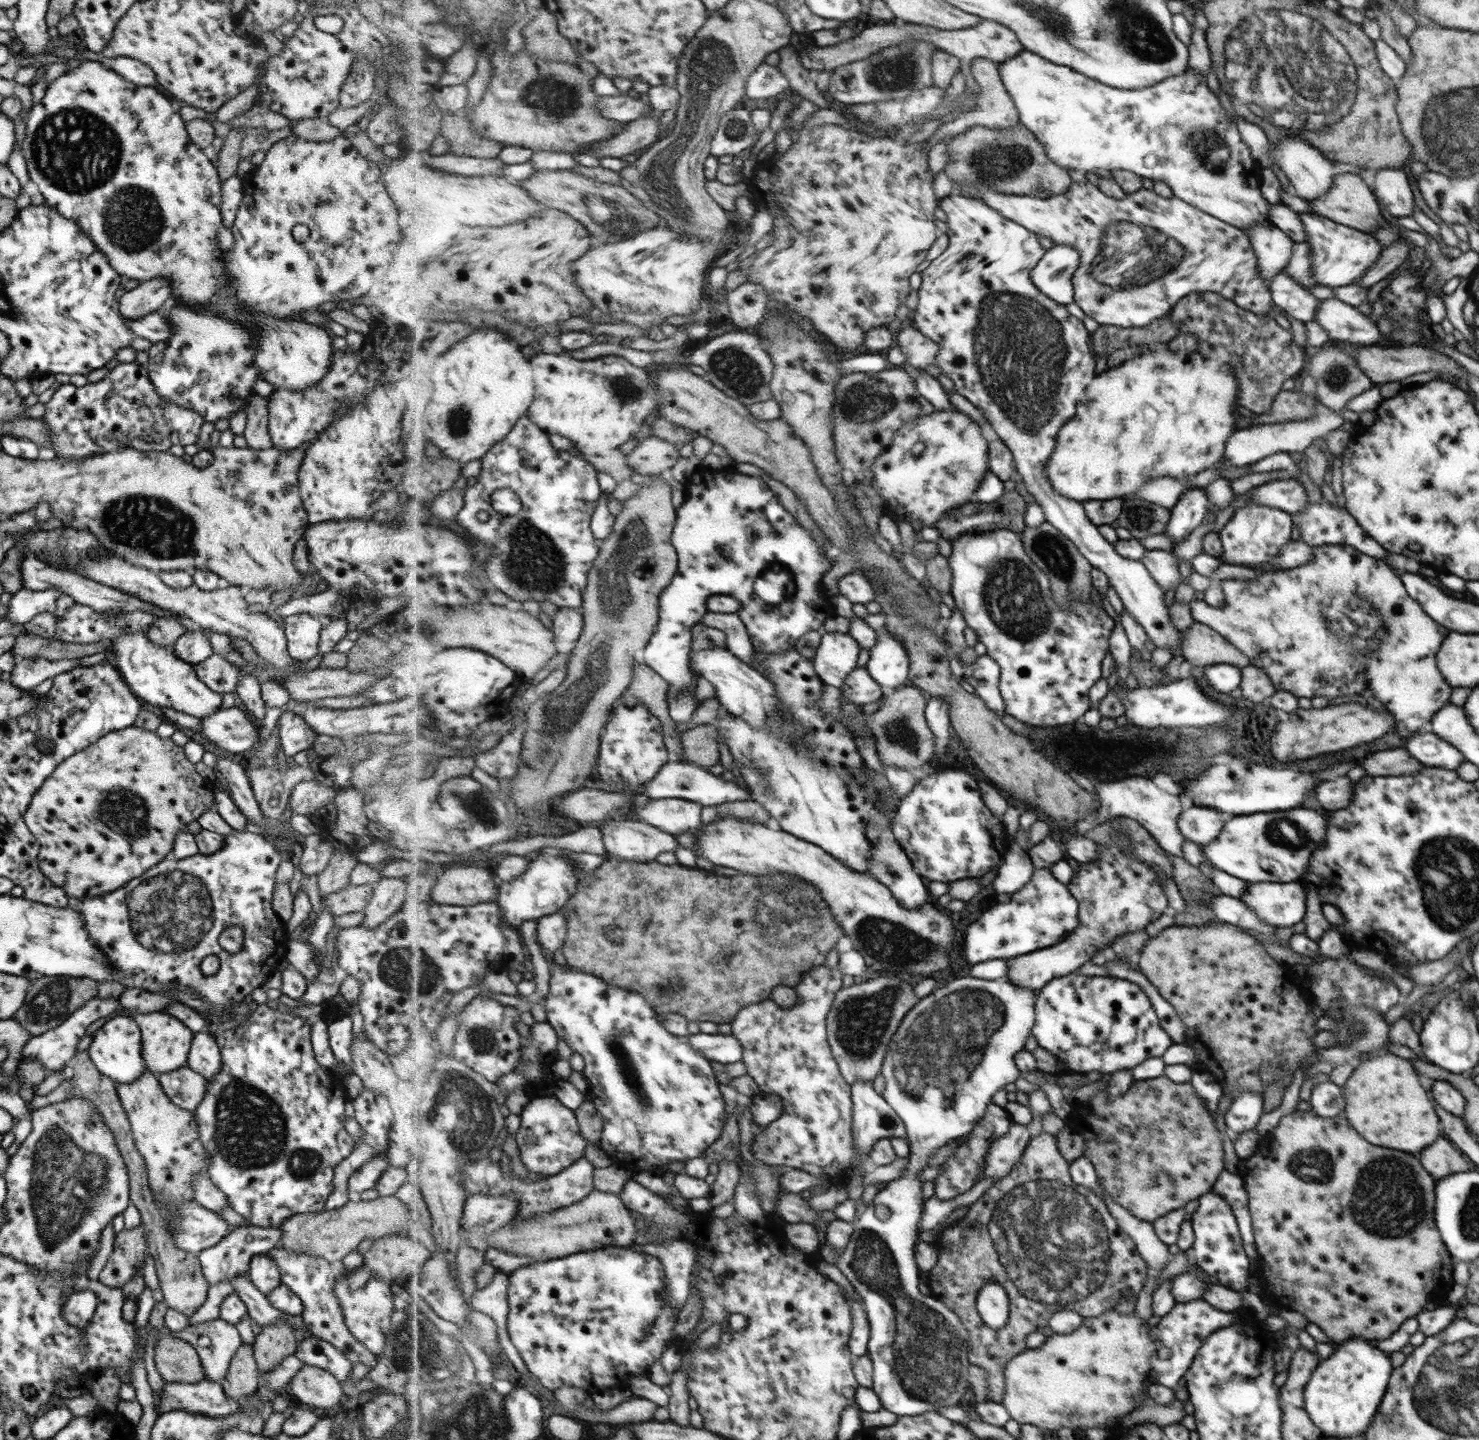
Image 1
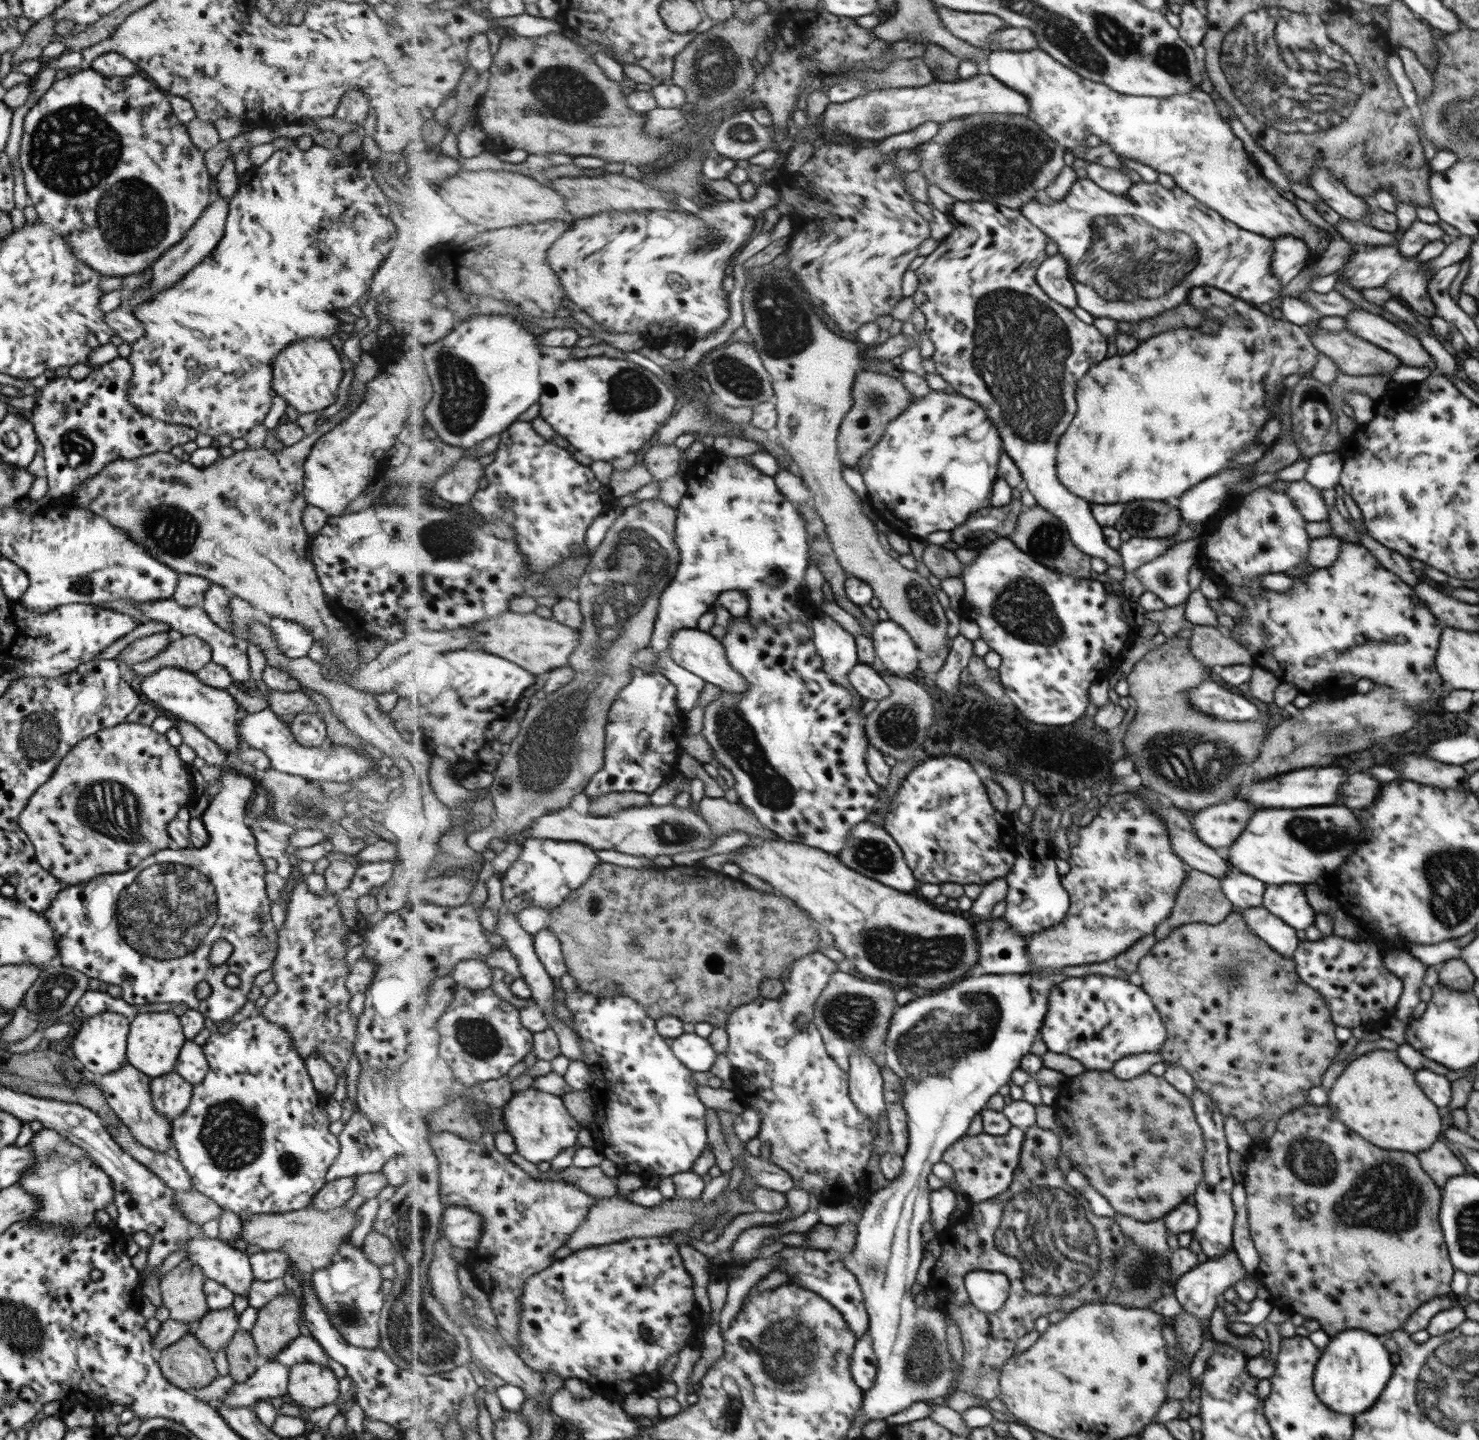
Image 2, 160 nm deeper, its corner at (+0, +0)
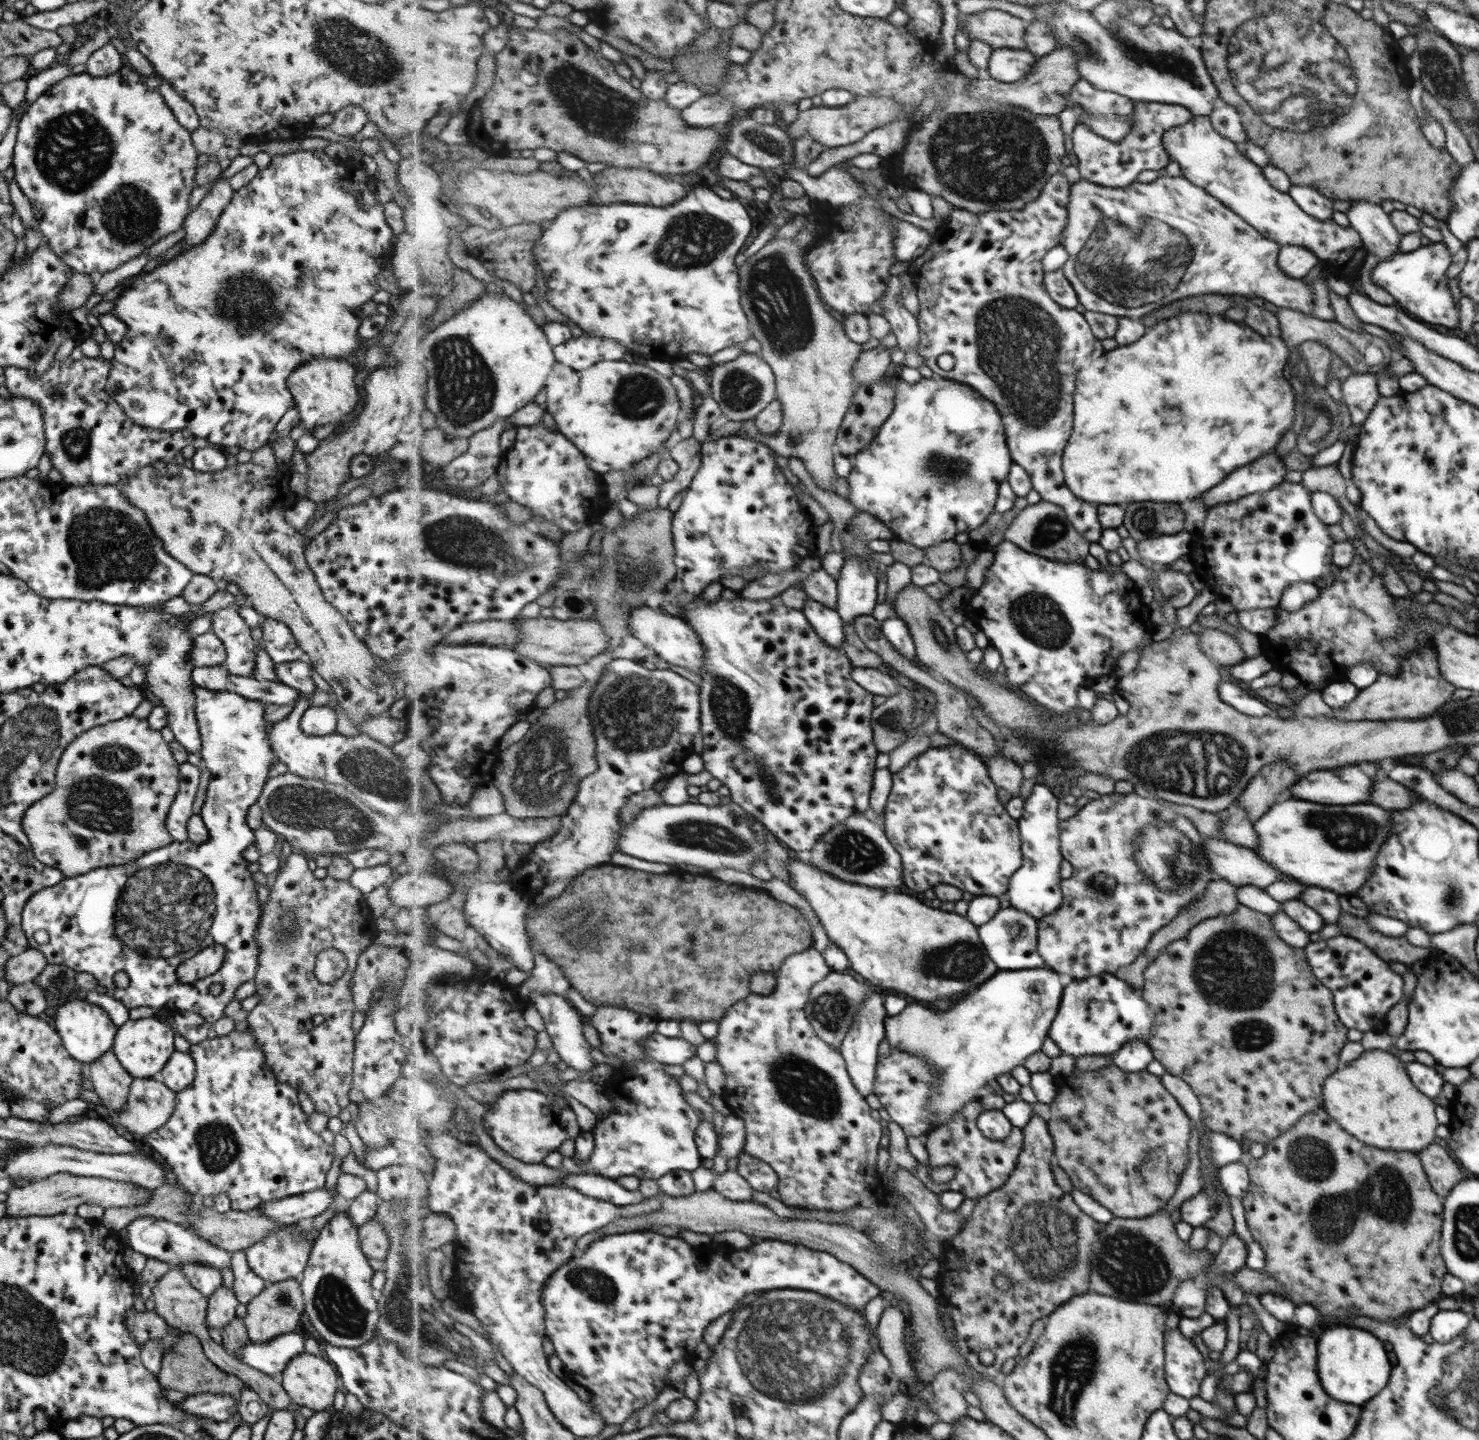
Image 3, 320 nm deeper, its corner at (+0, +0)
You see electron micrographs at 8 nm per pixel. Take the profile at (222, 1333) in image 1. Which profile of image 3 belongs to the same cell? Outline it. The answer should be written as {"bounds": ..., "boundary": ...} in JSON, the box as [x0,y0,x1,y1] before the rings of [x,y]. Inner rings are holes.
{"bounds":[205,1285,237,1330],"boundary":[[[221,1285],[206,1298],[205,1324],[219,1330],[235,1317],[234,1310],[237,1304],[234,1292]]]}

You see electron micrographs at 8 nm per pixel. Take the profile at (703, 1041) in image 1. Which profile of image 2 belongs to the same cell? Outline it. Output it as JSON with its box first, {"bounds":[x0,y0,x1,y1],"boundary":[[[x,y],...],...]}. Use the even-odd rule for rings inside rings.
{"bounds":[667,1033,718,1072],"boundary":[[[683,1033],[677,1038],[667,1040],[673,1048],[675,1056],[683,1061],[694,1072],[711,1070],[717,1060],[718,1052],[713,1048],[708,1038],[693,1034]]]}

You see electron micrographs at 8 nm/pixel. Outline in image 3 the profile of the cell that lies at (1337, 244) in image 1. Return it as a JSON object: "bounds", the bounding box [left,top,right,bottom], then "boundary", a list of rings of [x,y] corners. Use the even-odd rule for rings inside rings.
{"bounds":[1370,242,1459,329],"boundary":[[[1442,242],[1421,245],[1411,252],[1398,251],[1389,258],[1379,260],[1371,270],[1370,278],[1379,288],[1386,290],[1409,316],[1424,324],[1439,324],[1454,329],[1459,324],[1459,318],[1447,290],[1446,272],[1449,270],[1449,260],[1451,256]]]}

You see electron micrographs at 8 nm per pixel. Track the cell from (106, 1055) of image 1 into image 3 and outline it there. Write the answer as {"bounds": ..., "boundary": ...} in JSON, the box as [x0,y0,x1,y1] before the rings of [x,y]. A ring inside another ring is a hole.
{"bounds":[53,992,117,1065],"boundary":[[[75,992],[67,995],[54,1009],[53,1016],[56,1016],[53,1022],[55,1032],[72,1059],[88,1065],[112,1047],[117,1026],[108,1019],[109,1015],[102,1008],[89,1004],[85,997],[75,996]]]}

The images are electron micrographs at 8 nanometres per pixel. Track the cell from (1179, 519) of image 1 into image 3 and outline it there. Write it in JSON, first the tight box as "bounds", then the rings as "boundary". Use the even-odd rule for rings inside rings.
{"bounds":[1199,453,1288,508],"boundary":[[[1265,453],[1245,467],[1231,471],[1221,483],[1204,492],[1199,499],[1203,499],[1206,508],[1209,508],[1253,493],[1267,492],[1281,484],[1288,471],[1280,456]]]}

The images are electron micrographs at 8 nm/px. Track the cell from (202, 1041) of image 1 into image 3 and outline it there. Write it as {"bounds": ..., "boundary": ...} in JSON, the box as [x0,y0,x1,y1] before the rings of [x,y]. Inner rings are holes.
{"bounds":[156,1051,194,1092],"boundary":[[[173,1051],[156,1077],[173,1092],[189,1086],[194,1077],[194,1062],[187,1052]]]}

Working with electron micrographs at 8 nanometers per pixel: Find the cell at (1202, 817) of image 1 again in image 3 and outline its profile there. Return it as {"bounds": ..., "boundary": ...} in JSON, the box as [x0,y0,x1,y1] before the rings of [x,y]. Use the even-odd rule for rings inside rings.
{"bounds":[1219,800,1258,849],"boundary":[[[1237,800],[1229,813],[1225,825],[1219,829],[1219,832],[1225,836],[1225,841],[1248,849],[1256,848],[1258,846],[1258,834],[1248,821],[1246,812],[1238,806]]]}

